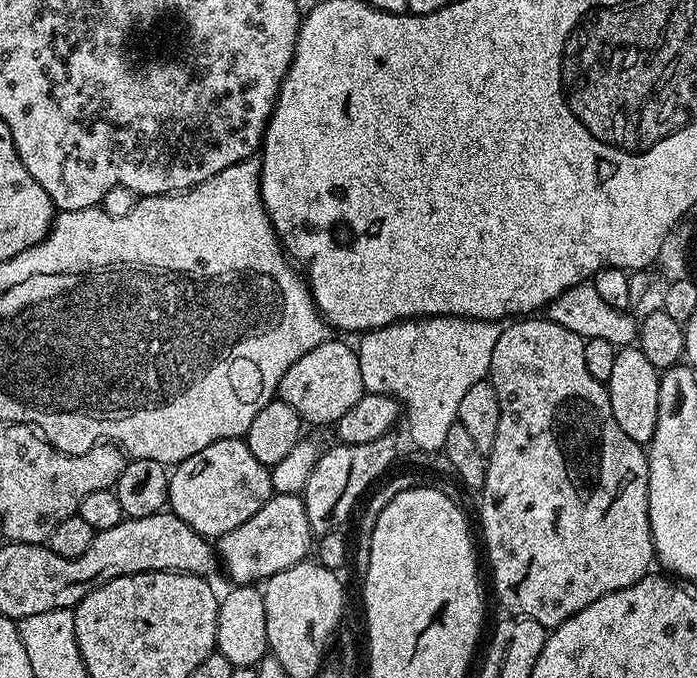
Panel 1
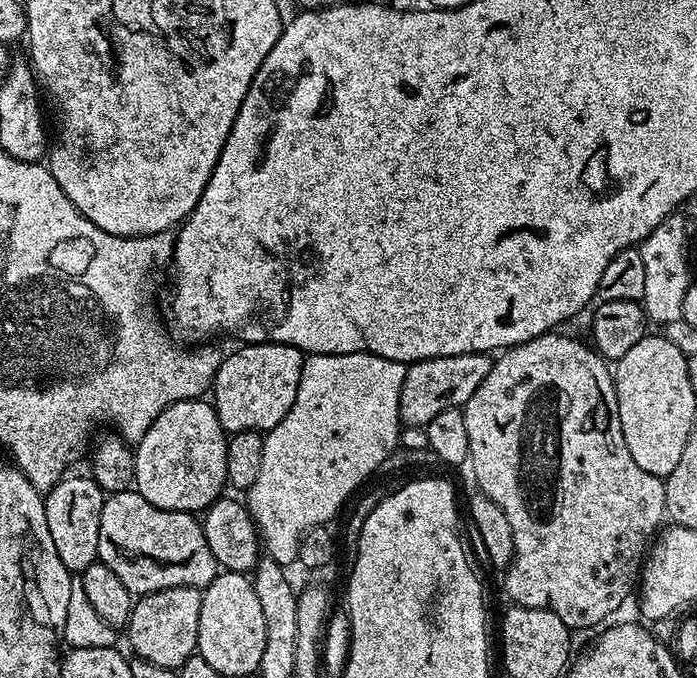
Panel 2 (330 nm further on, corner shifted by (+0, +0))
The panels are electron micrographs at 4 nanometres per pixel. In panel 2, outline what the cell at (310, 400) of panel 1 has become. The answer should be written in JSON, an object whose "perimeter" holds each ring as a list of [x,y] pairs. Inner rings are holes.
{"perimeter":[[[244,344],[237,352],[232,352],[221,359],[216,371],[216,381],[210,389],[210,400],[218,414],[218,422],[222,422],[225,433],[259,432],[267,434],[271,428],[278,426],[286,414],[290,414],[290,406],[294,406],[294,398],[298,398],[298,382],[302,378],[302,366],[306,356],[293,344]]]}

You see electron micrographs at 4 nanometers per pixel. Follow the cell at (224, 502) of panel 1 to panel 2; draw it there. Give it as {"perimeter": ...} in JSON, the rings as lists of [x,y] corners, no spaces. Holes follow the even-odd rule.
{"perimeter":[[[207,399],[179,400],[174,402],[146,430],[146,434],[135,445],[136,457],[136,483],[135,491],[146,498],[146,502],[153,504],[155,508],[162,510],[174,510],[175,512],[203,513],[216,500],[221,499],[223,488],[228,484],[226,474],[226,446],[228,436],[225,433],[222,422],[218,422],[218,414],[215,407]]]}

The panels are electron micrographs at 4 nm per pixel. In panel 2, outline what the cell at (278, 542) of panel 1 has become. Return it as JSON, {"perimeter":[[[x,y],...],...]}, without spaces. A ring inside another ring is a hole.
{"perimeter":[[[135,490],[113,492],[105,495],[102,506],[102,522],[98,526],[98,560],[110,566],[126,590],[137,597],[149,596],[167,588],[205,589],[218,575],[218,565],[214,554],[210,554],[210,542],[206,542],[204,525],[193,513],[175,512],[155,508],[142,494]]]}

